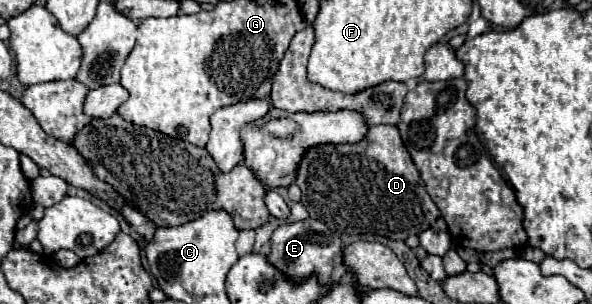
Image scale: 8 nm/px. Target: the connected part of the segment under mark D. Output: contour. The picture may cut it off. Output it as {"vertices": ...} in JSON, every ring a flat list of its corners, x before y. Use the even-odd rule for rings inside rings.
{"vertices":[[371,126,365,140,357,144,323,144,311,148,299,164,295,184,303,192,301,204,307,208,309,216,323,222,337,234,377,234,391,240,407,240,407,236,421,234,431,228,441,216,425,190,419,170,413,164,397,126]]}

